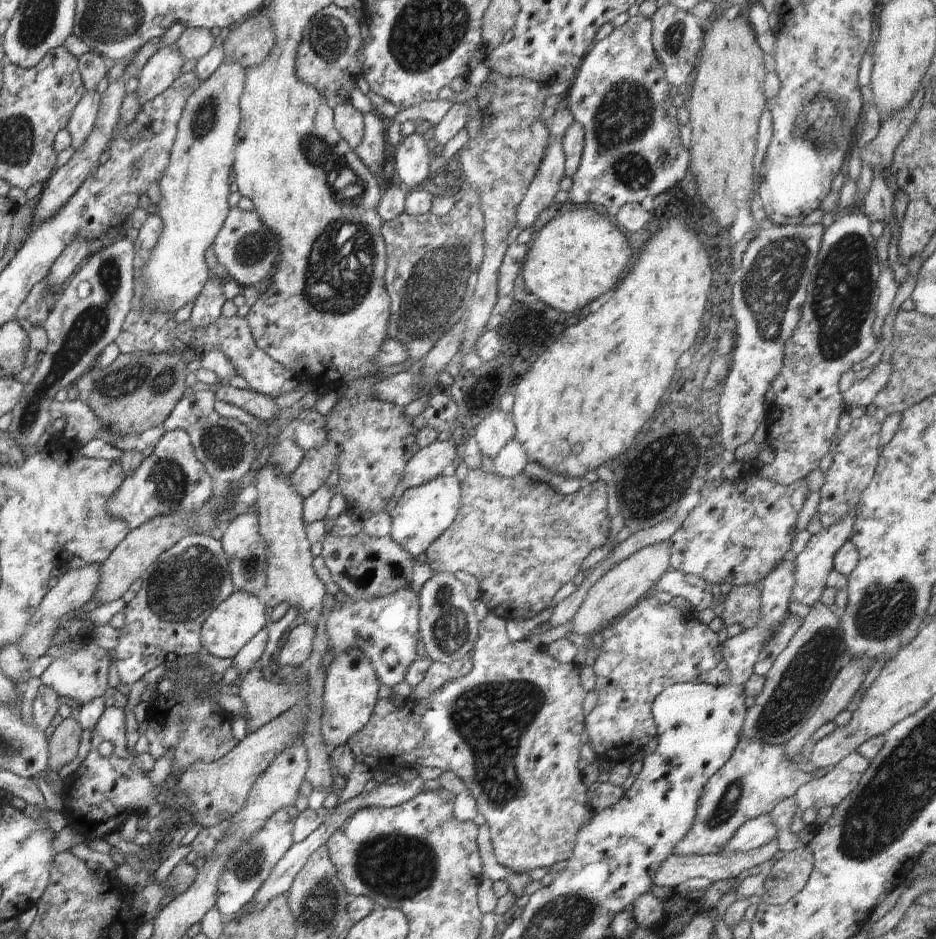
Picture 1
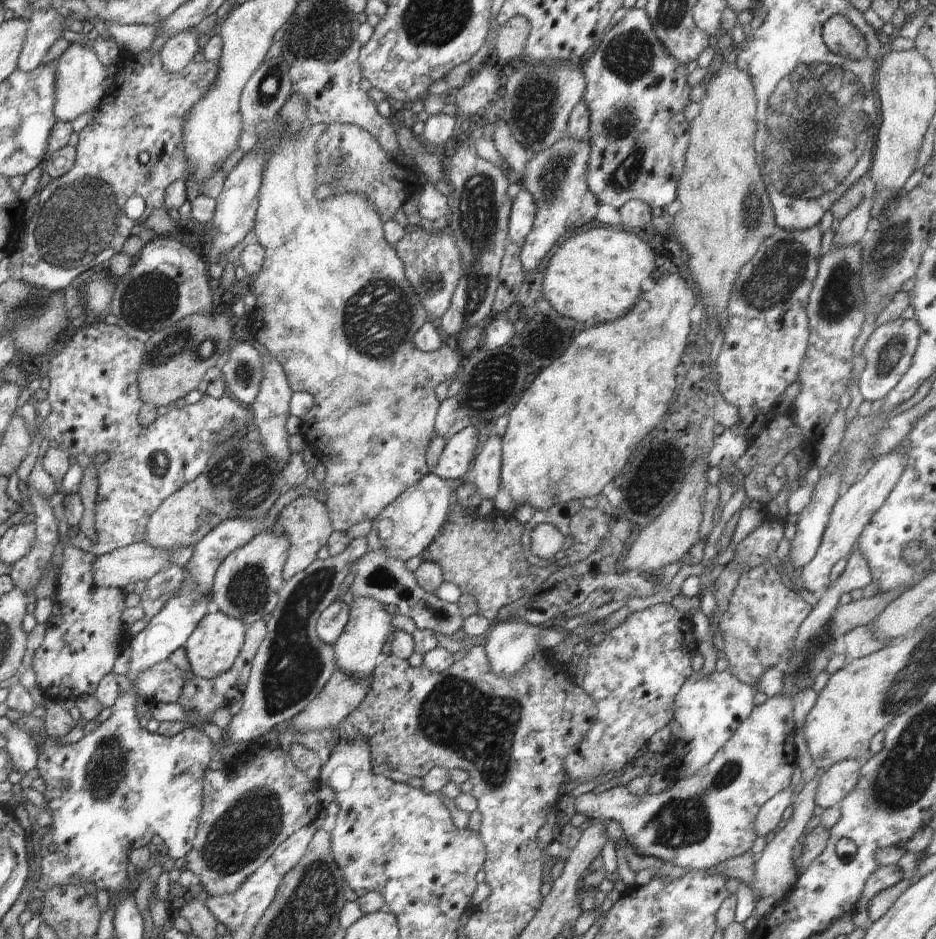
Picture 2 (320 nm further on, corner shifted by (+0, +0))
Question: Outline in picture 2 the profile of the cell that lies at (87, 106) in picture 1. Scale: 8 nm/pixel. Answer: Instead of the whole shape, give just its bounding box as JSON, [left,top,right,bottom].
[54,43,113,122]

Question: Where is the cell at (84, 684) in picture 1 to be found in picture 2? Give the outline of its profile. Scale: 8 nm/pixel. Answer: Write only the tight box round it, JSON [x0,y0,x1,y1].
[31,544,130,705]

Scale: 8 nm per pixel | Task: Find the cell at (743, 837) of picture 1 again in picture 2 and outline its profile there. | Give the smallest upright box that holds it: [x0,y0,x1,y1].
[754,788,793,838]

